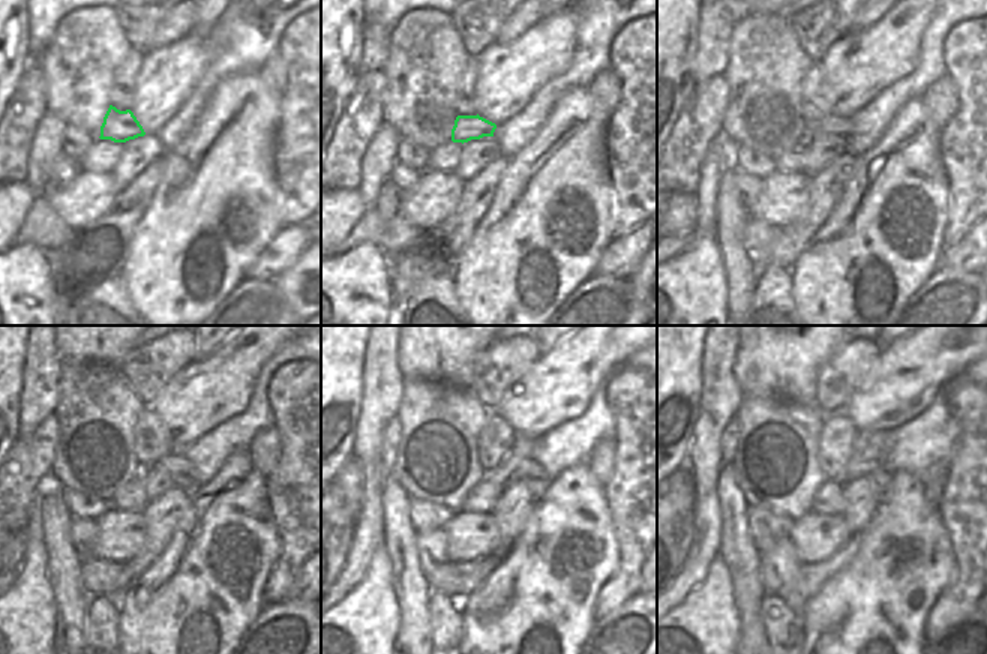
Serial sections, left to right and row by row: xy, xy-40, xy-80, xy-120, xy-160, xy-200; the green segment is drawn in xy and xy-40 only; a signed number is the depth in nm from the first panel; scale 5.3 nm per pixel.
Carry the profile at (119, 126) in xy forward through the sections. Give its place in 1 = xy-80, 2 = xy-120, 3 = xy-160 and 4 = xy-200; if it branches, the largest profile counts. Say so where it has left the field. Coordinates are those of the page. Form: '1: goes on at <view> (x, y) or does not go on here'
1: goes on at xy-80 (833, 123)
2: goes on at xy-120 (186, 476)
3: goes on at xy-160 (534, 477)
4: goes on at xy-200 (881, 480)

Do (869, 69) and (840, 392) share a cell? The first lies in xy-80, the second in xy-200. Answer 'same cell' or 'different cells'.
different cells

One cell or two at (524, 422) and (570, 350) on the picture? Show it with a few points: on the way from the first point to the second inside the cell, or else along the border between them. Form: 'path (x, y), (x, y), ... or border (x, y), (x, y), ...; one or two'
path (539, 404), (566, 377), (570, 368); one

